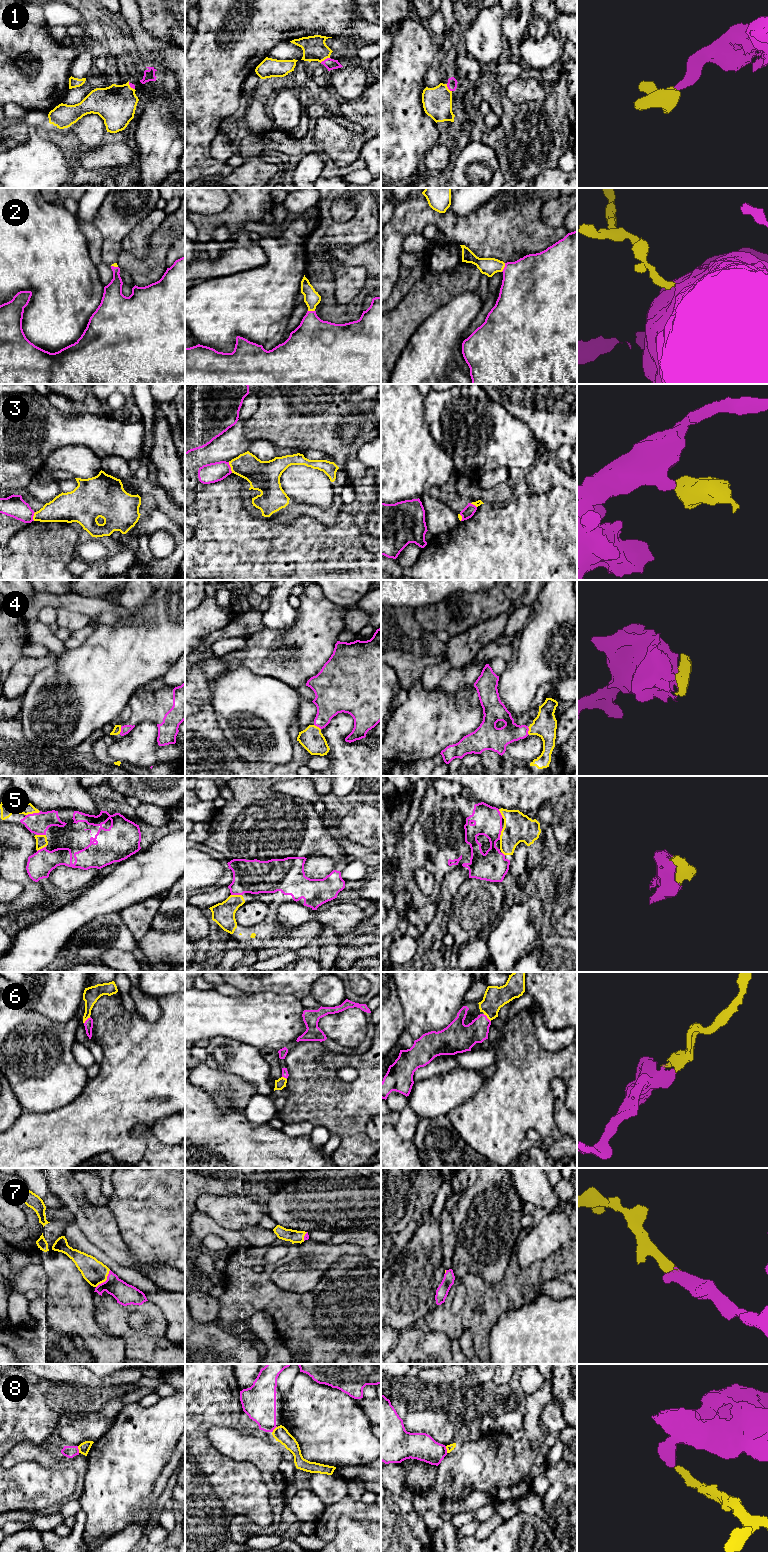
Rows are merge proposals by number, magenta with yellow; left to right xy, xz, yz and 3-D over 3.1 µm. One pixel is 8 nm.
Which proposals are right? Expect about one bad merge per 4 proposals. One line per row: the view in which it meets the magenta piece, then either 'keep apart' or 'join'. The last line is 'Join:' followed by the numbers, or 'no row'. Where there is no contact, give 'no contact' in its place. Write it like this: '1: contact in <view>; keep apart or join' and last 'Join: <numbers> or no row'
1: contact in xz; join
2: contact in yz; join
3: contact in xz; keep apart
4: contact in yz; join
5: contact in xy; join
6: contact in yz; join
7: contact in xy; join
8: contact in xy; keep apart
Join: 1, 2, 4, 5, 6, 7

